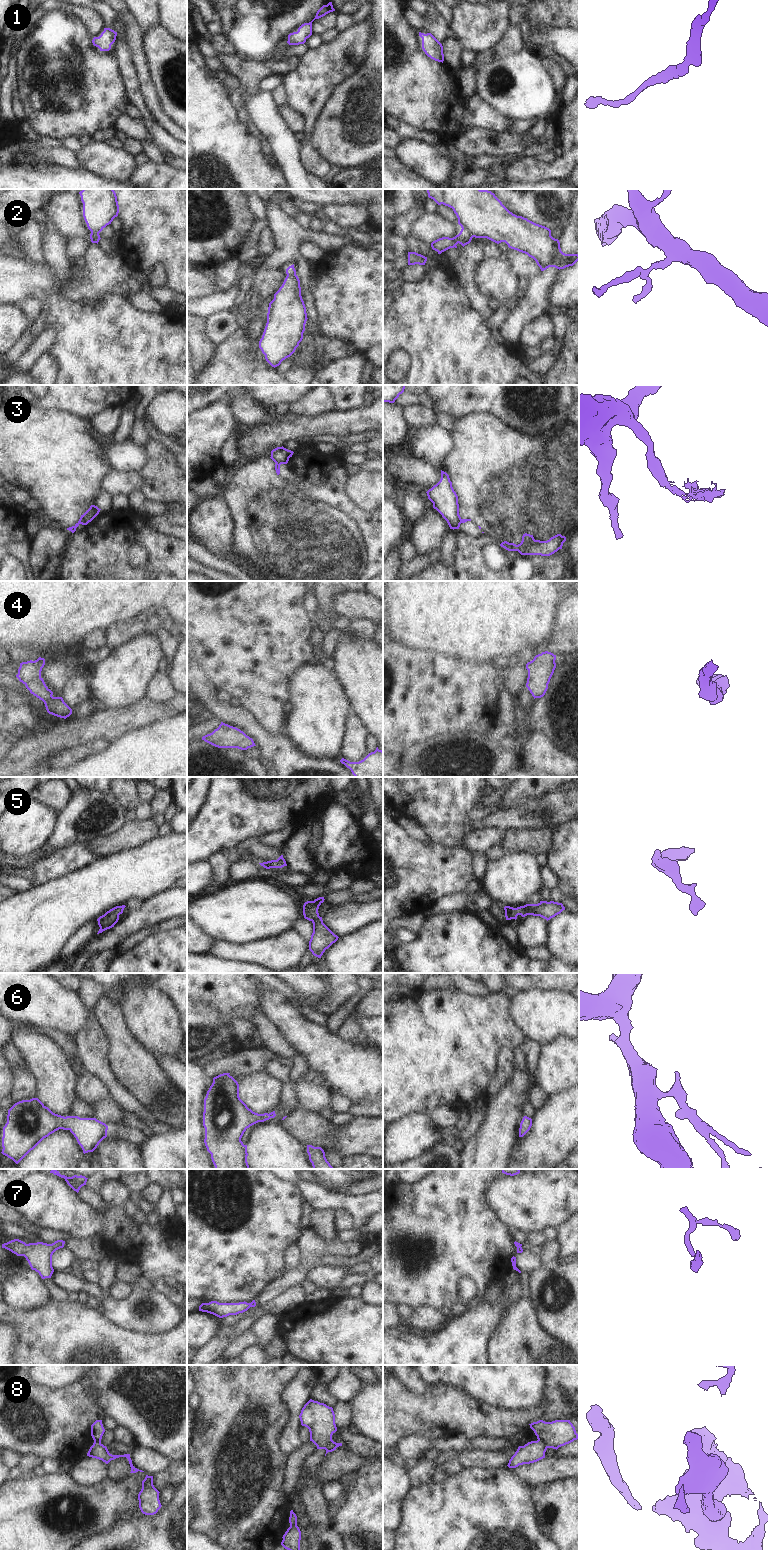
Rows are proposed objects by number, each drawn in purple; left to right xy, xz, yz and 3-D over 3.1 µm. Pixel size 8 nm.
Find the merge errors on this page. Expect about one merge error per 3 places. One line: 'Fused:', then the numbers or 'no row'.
Fused: 2, 3, 8

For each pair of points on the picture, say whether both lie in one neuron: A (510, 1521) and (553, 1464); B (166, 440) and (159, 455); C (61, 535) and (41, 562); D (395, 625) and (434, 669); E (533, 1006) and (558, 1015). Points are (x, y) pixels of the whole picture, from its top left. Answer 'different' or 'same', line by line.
A: different
B: different
C: same
D: different
E: same

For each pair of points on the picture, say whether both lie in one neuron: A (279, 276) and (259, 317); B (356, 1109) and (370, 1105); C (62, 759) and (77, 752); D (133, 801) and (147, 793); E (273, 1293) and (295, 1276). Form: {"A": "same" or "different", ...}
{"A": "same", "B": "same", "C": "same", "D": "different", "E": "same"}

